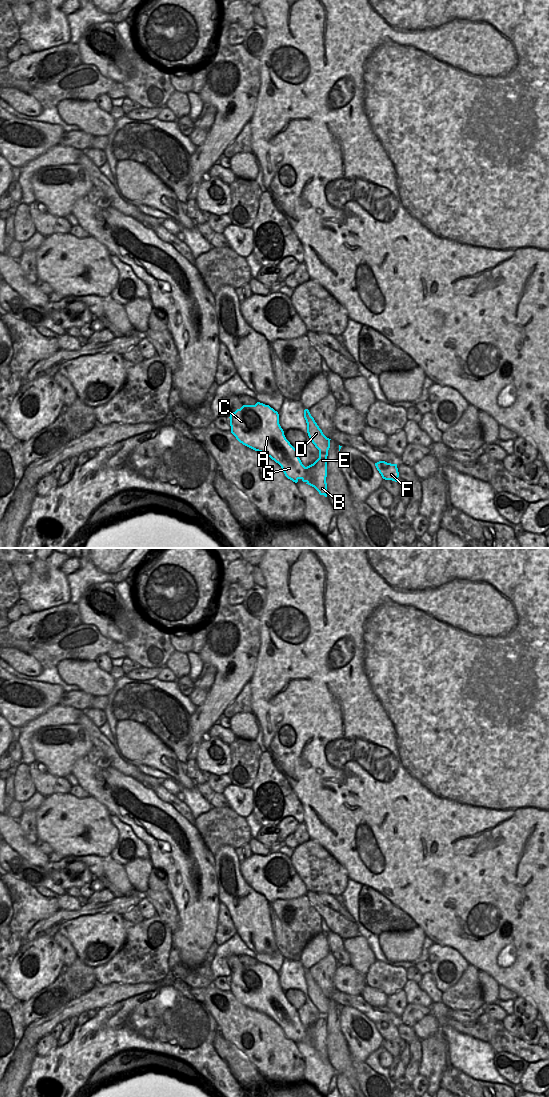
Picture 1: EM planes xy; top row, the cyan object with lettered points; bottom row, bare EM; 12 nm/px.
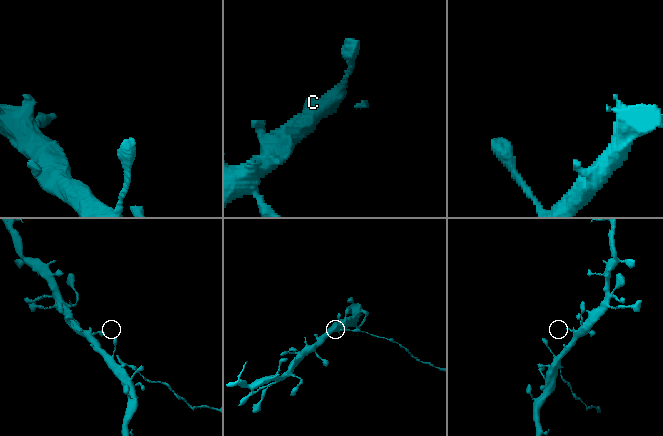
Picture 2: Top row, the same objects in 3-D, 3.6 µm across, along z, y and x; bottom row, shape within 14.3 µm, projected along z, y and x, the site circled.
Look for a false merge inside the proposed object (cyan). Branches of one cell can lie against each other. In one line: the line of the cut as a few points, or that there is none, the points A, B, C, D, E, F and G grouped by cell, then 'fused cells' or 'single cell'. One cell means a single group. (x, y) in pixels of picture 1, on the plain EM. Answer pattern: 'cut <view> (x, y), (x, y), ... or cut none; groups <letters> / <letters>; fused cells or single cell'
cut xy (319, 1012), (327, 1013); groups A B C E G / D F; fused cells

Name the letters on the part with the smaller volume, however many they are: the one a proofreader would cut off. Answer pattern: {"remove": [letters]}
{"remove": ["D", "F"]}

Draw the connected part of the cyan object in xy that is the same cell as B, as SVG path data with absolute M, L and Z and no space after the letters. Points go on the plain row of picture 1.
M257 962L255 965L243 965L231 972L229 978L231 993L240 1003L270 1017L281 1026L288 1039L295 1043L301 1039L327 1057L328 1013L319 1013L319 1018L305 1027L298 1010L286 999L277 971Z

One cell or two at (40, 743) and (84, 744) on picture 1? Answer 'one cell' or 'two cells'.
one cell

